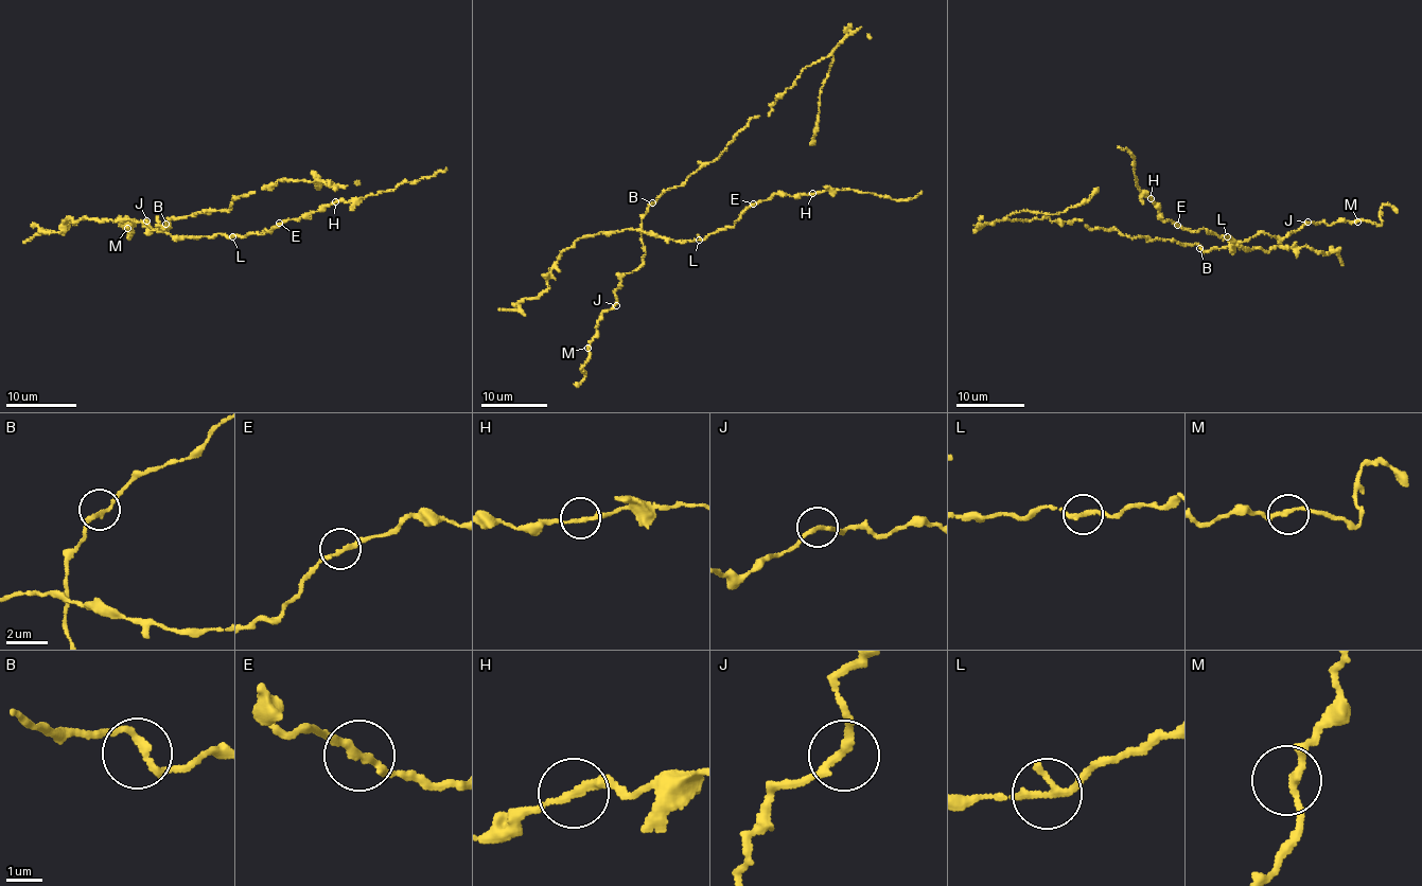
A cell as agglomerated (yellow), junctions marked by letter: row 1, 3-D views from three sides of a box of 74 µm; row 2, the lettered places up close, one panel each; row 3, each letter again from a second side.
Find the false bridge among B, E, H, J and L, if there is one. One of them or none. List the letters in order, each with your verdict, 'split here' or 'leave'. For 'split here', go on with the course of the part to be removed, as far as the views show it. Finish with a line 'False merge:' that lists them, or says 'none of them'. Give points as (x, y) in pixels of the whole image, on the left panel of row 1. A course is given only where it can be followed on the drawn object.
B: leave
E: leave
H: leave
J: leave
L: leave
False merge: none of them

